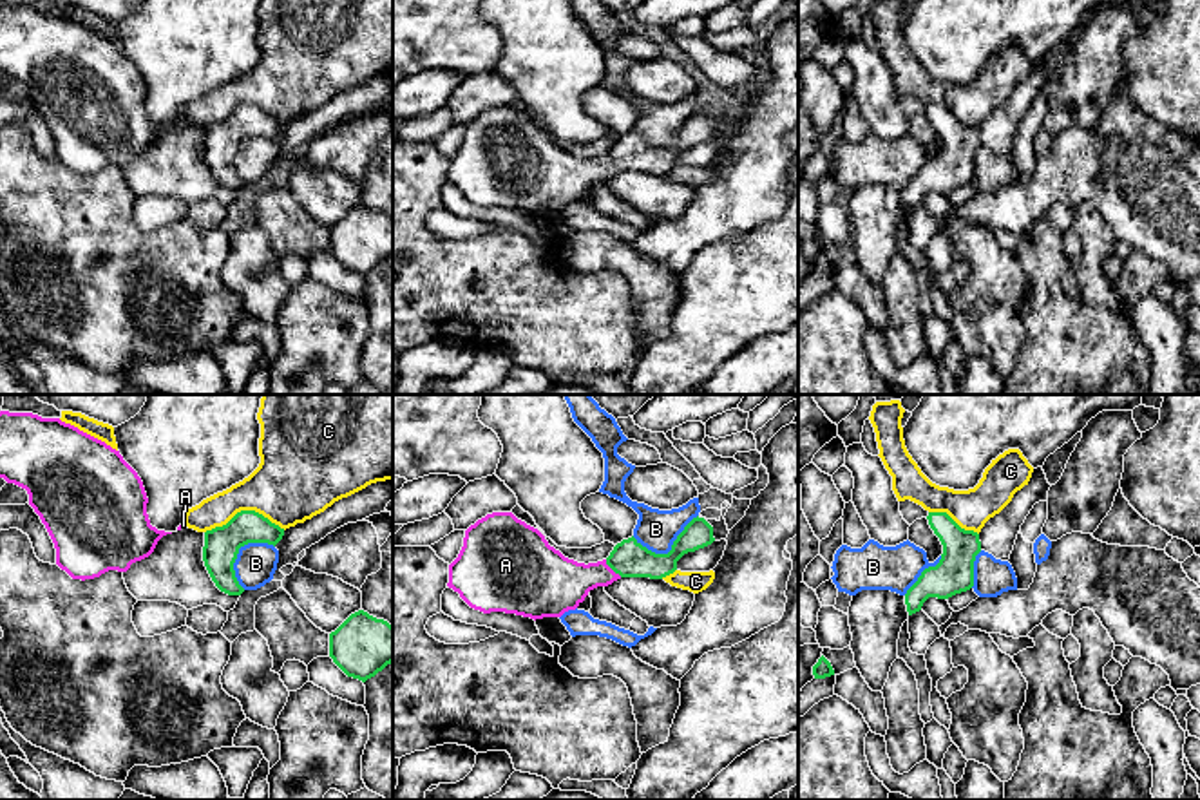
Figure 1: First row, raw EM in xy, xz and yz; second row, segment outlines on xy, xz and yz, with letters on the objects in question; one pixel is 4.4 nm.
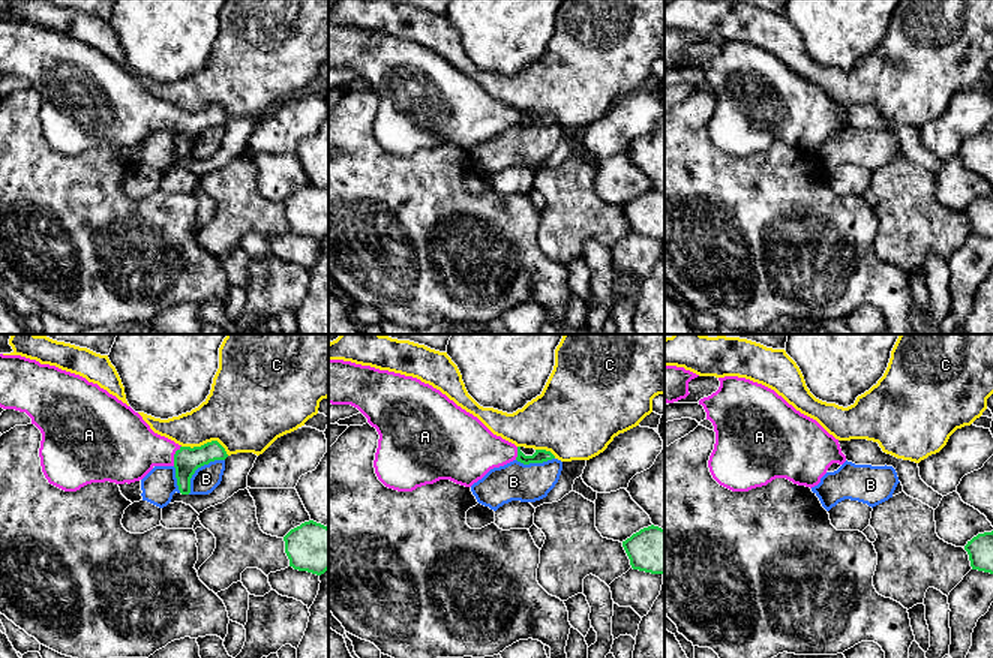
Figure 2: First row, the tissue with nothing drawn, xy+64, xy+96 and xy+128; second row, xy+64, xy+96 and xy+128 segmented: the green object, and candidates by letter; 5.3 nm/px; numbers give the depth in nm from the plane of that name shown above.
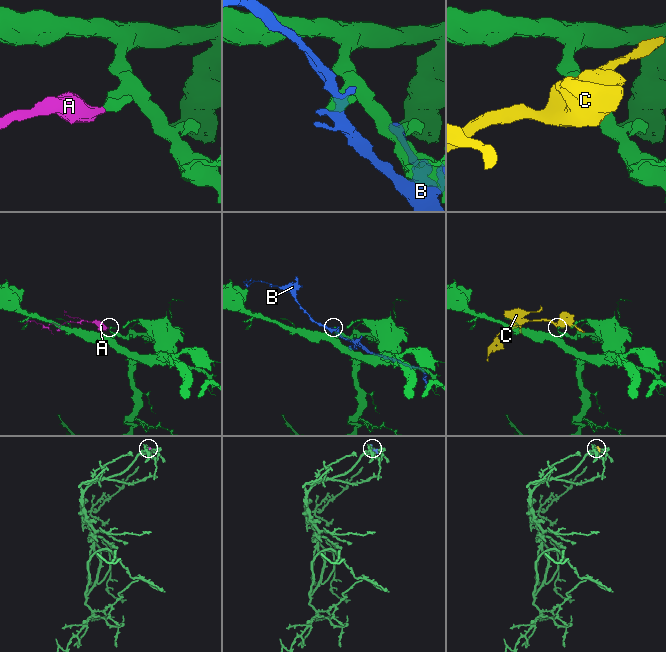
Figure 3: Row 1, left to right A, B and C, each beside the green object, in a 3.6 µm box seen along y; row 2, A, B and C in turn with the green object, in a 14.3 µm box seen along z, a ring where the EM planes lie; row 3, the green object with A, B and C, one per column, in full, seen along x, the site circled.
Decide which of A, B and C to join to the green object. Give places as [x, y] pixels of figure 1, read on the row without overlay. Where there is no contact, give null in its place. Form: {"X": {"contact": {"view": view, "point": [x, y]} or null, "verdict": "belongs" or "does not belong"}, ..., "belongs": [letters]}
{"A": {"contact": {"view": "xz", "point": [612, 163]}, "verdict": "belongs"}, "B": {"contact": {"view": "xy", "point": [238, 147]}, "verdict": "does not belong"}, "C": {"contact": {"view": "xy", "point": [245, 105]}, "verdict": "does not belong"}, "belongs": ["A"]}

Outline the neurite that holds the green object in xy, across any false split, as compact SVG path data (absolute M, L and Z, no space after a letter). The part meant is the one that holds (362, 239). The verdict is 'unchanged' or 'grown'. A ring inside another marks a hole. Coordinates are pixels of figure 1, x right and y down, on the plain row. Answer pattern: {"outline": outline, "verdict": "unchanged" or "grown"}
{"outline": "M358 205L329 228L329 252L348 271L366 277L393 257L393 221Z", "verdict": "unchanged"}

